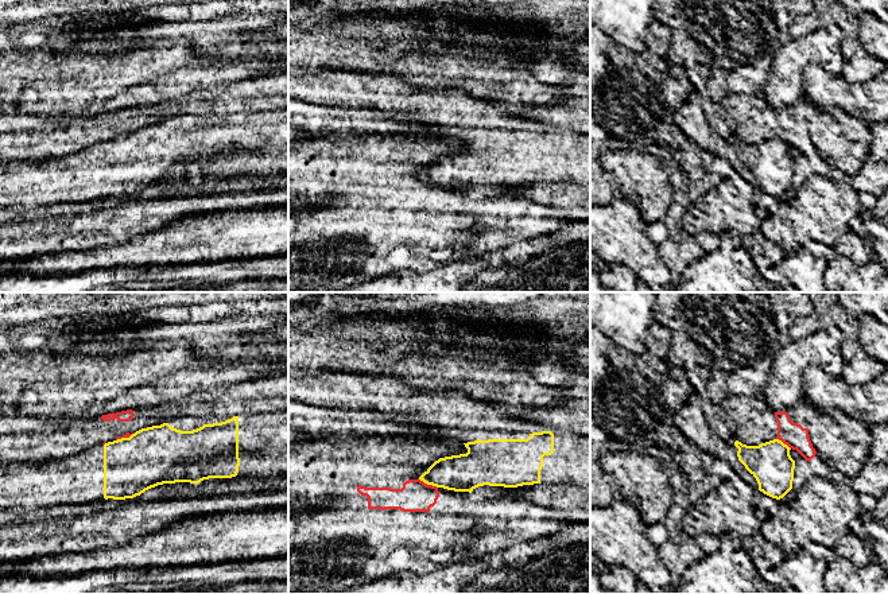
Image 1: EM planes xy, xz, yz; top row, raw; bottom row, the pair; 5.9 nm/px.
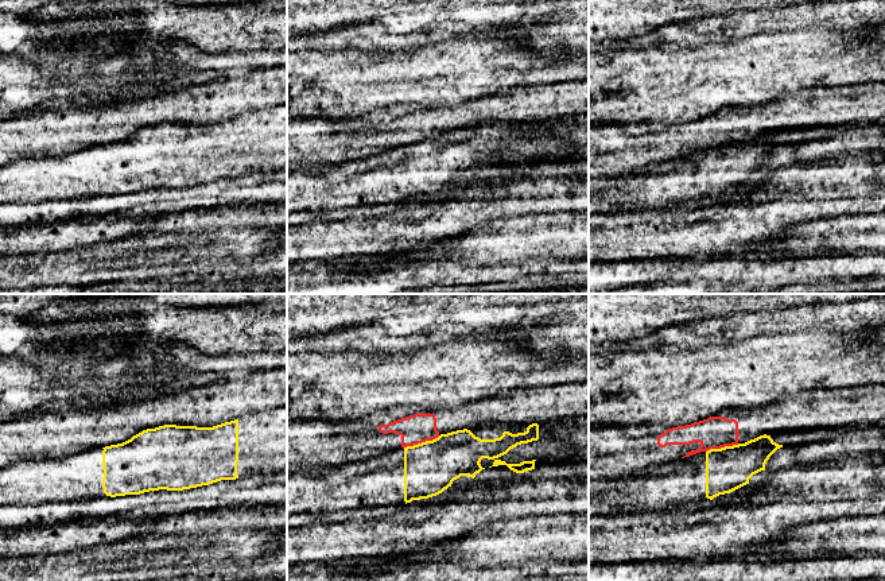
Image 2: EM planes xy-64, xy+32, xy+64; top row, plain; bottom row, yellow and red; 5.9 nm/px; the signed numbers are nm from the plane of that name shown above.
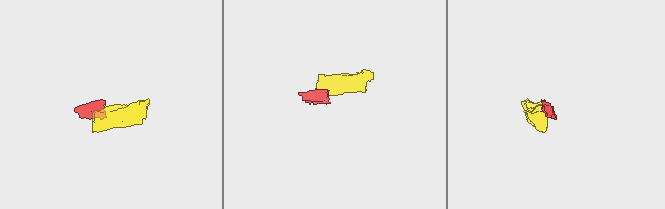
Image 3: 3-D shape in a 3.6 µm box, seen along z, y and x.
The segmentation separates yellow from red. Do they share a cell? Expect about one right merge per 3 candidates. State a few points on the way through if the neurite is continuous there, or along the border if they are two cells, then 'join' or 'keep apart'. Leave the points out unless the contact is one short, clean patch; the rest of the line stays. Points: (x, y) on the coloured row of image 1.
border along xz (418, 478), (437, 488); keep apart

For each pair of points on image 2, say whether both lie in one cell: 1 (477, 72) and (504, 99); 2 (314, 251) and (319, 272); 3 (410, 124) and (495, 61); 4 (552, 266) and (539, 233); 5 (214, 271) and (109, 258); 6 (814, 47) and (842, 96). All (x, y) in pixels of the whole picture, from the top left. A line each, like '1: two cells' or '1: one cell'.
1: two cells
2: two cells
3: two cells
4: two cells
5: two cells
6: two cells

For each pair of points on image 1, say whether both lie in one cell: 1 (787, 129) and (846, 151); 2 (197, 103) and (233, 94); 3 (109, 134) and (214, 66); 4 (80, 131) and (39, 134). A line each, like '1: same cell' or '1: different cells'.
1: same cell
2: same cell
3: different cells
4: same cell

